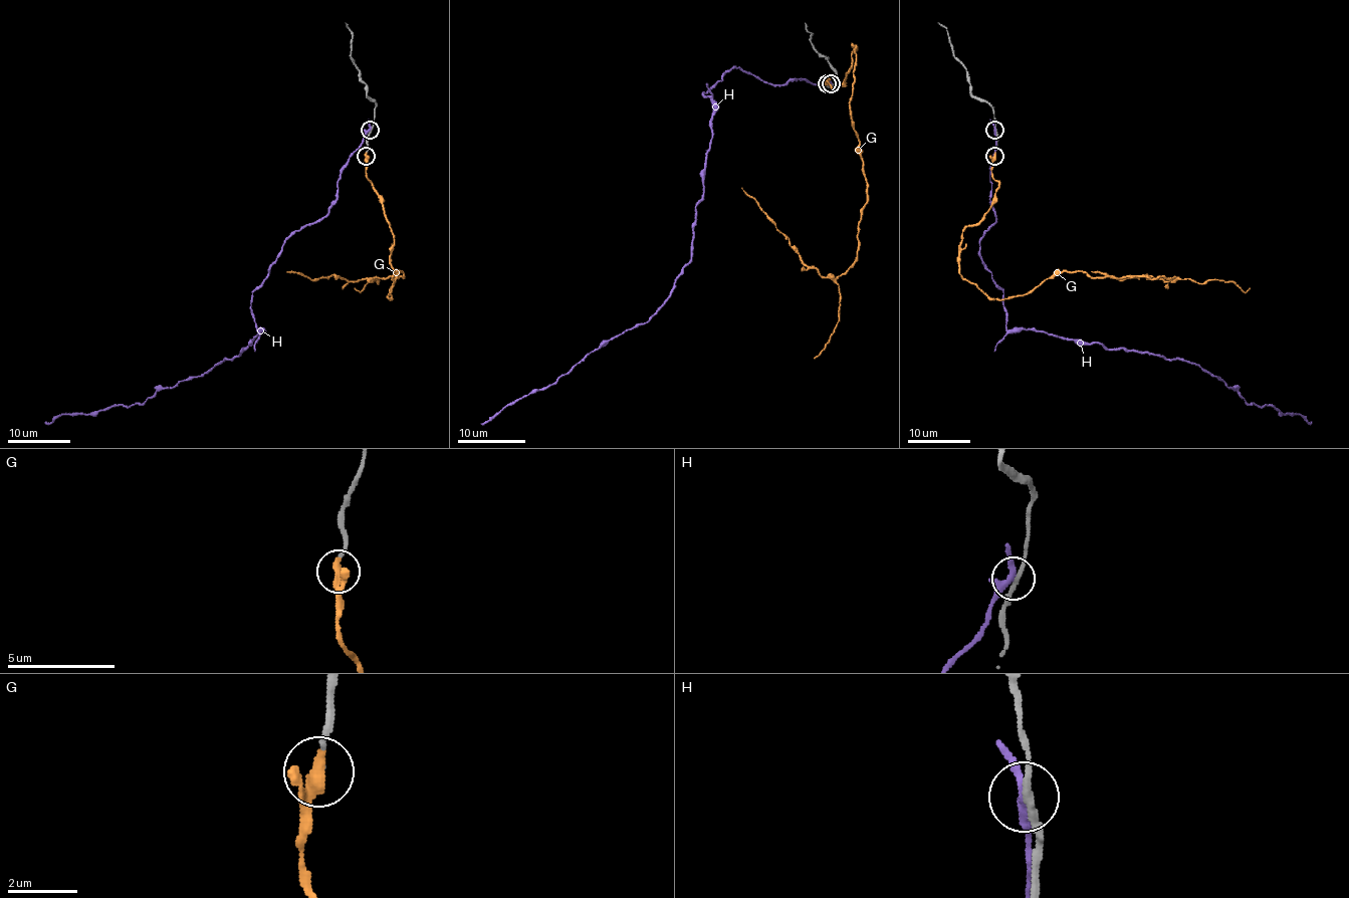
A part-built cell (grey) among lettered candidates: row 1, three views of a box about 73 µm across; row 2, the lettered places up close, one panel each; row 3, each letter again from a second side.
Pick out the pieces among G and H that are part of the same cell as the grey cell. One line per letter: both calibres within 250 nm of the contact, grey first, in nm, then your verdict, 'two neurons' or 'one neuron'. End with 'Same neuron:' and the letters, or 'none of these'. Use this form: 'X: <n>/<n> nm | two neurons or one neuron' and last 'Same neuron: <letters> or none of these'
G: 100/320 nm | one neuron
H: 200/280 nm | two neurons
Same neuron: G

